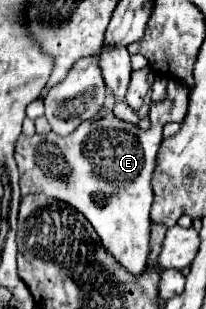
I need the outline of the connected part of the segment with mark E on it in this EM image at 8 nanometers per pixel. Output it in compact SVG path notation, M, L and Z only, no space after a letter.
M168 78L166 98L160 102L152 102L152 106L150 106L152 126L146 132L134 124L118 120L114 114L104 114L104 116L86 120L68 136L58 136L56 132L34 134L34 136L20 134L20 138L16 142L16 162L18 162L18 170L20 170L22 194L44 192L44 194L50 194L50 198L58 198L58 200L72 204L94 226L106 252L116 262L120 262L128 274L140 276L146 270L146 260L150 254L150 226L152 226L150 206L154 200L150 180L152 180L152 172L156 166L158 146L162 142L162 126L164 126L164 122L182 122L182 118L186 114L188 92L190 92L190 88L184 80Z

